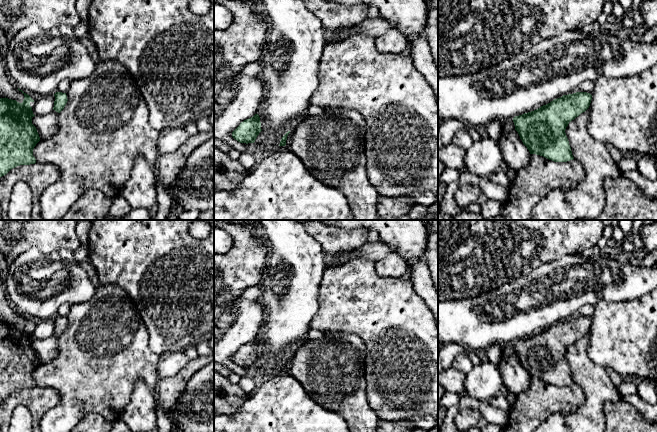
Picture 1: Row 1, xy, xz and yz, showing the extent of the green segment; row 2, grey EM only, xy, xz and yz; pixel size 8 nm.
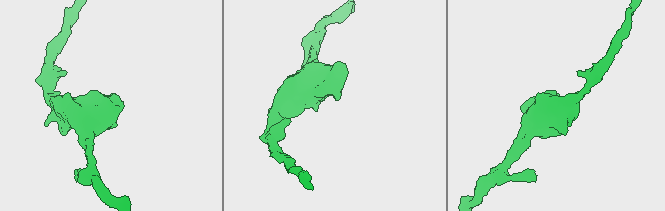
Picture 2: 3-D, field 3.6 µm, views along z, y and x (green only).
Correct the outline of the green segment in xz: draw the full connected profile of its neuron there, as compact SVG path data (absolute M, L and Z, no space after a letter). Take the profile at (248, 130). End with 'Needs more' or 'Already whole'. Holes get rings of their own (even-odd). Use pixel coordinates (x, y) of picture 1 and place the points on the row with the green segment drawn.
M255 114L253 117L241 122L232 132L232 137L240 143L254 143L261 131L260 117Z. Already whole

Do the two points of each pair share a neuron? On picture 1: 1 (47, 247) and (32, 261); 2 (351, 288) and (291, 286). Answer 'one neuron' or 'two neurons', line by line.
1: two neurons
2: two neurons

